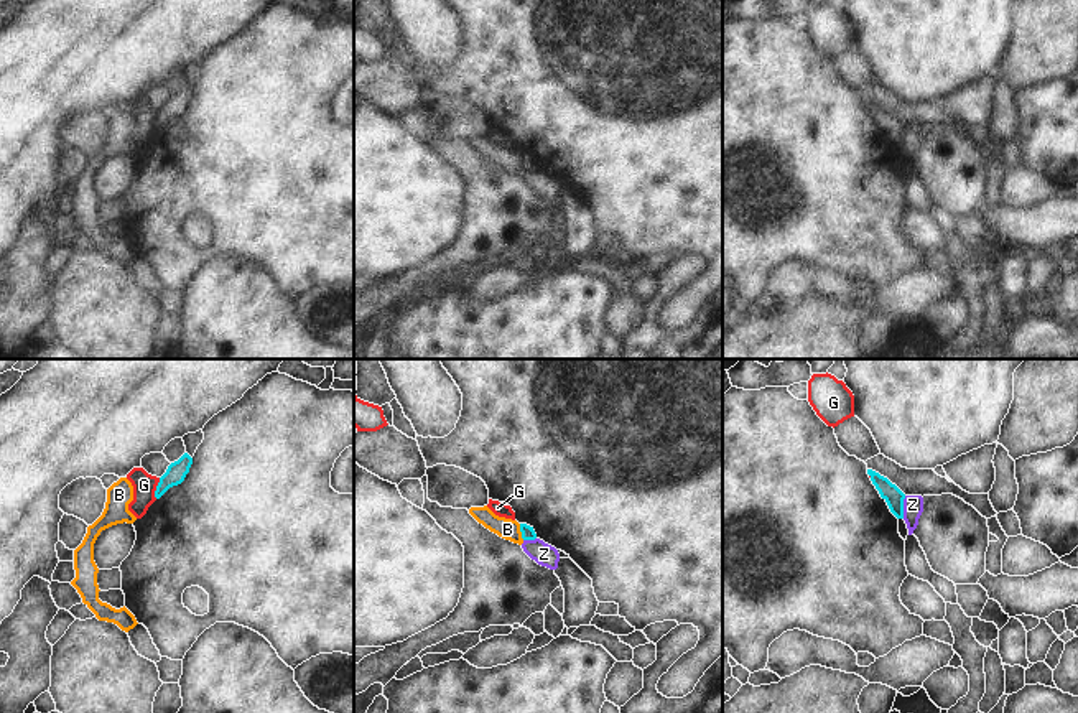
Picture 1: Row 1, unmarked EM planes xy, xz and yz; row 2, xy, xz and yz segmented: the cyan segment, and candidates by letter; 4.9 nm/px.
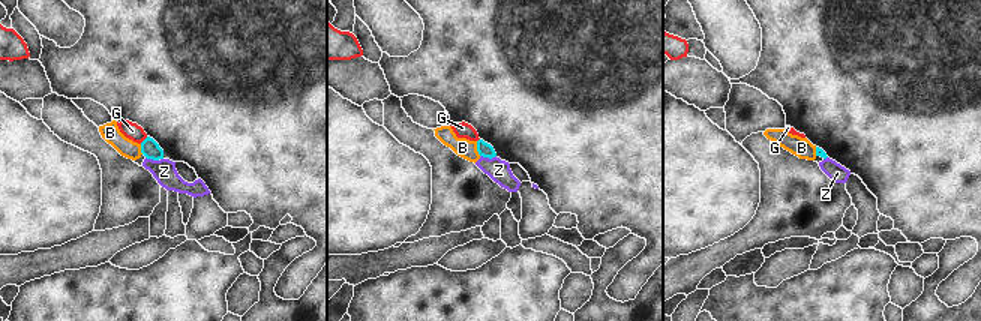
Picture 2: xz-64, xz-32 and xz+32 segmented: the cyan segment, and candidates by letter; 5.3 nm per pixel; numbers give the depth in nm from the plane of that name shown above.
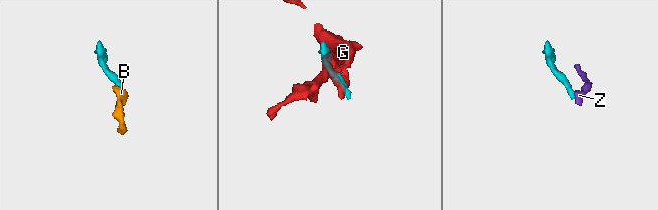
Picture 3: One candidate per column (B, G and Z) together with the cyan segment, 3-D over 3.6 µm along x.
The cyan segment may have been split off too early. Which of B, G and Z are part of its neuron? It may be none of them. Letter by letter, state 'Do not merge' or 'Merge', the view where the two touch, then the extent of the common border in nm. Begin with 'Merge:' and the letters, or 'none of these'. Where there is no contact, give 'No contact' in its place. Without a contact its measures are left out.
Merge: none of these
B: Do not merge. Touches cyan in xz. Shared border 80 nm
G: Do not merge. Touches cyan in xy. Shared border 110 nm
Z: Do not merge. Touches cyan in yz. Shared border 110 nm.

